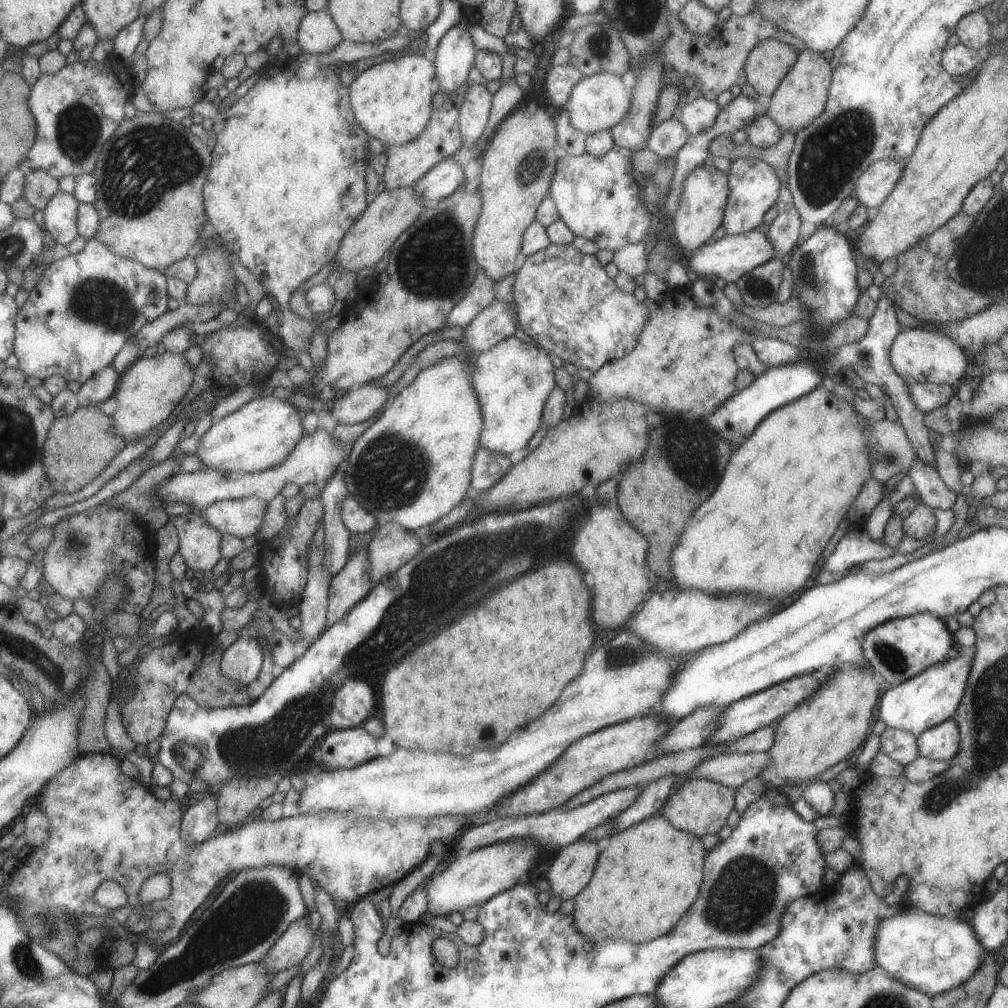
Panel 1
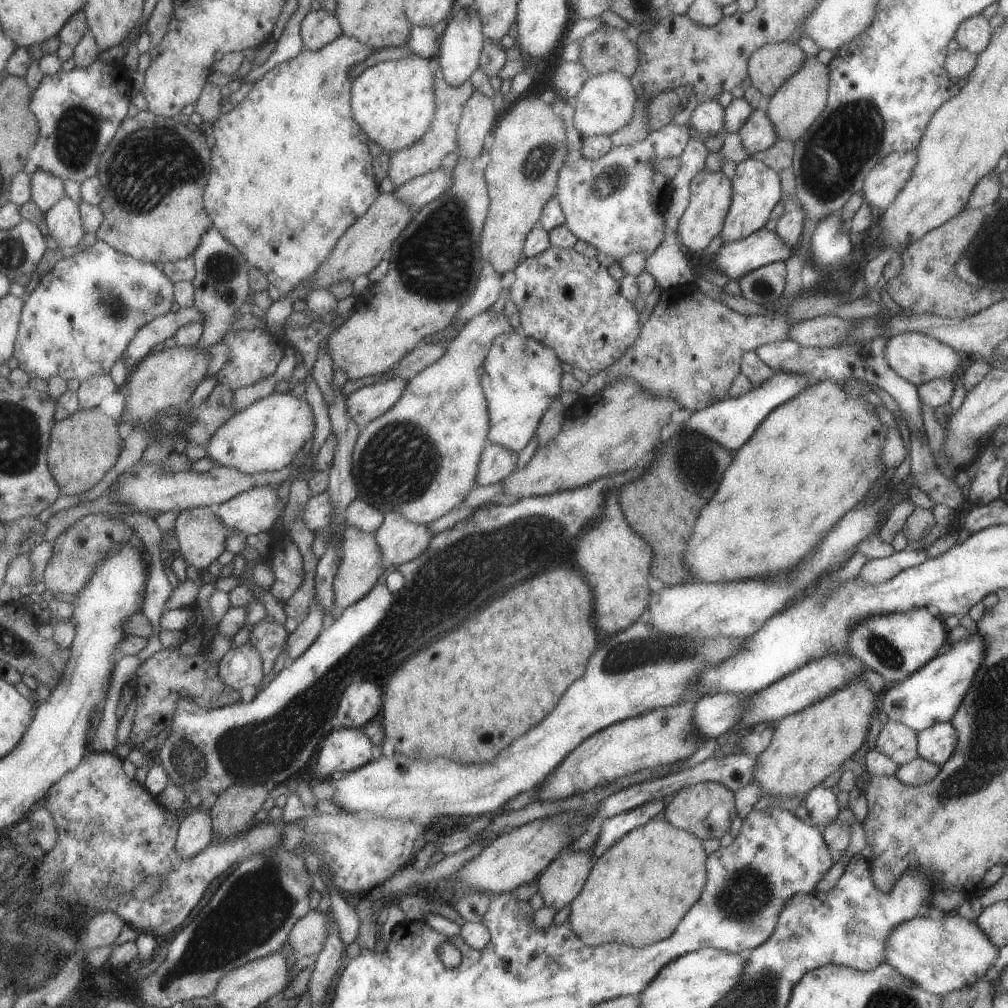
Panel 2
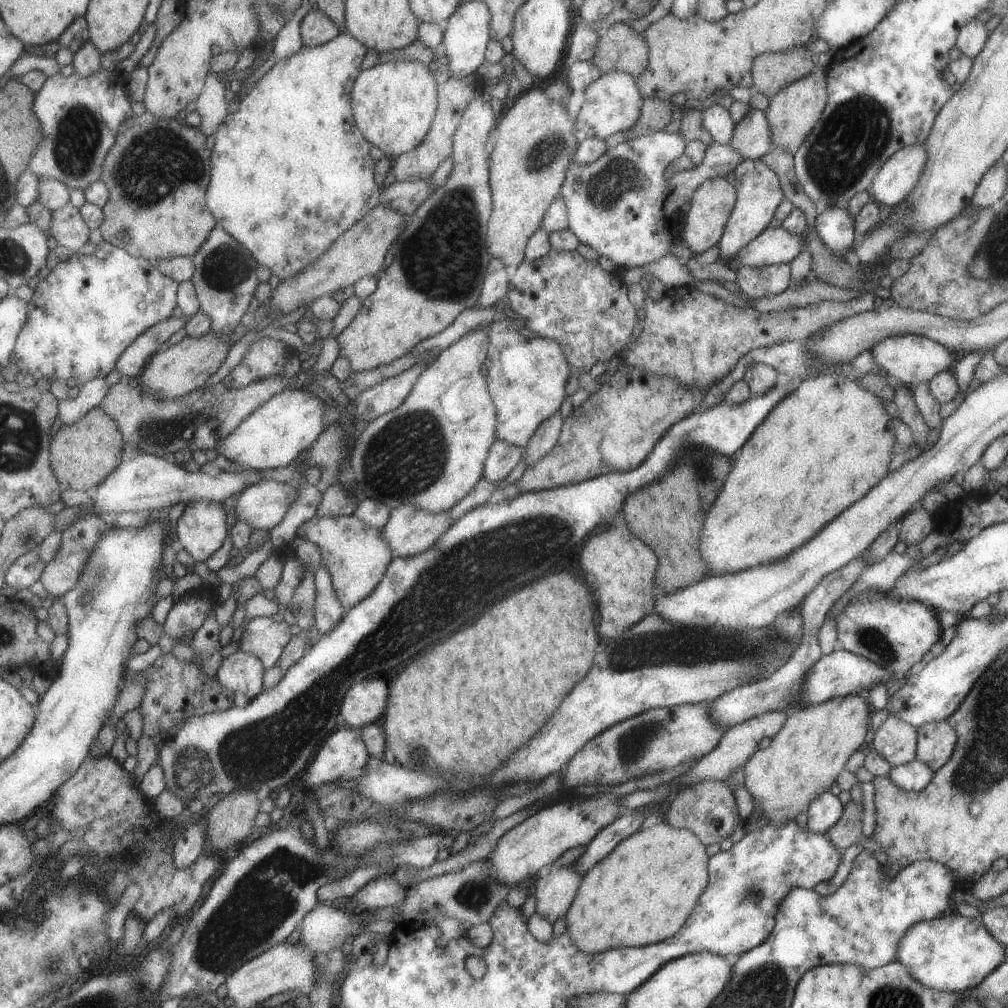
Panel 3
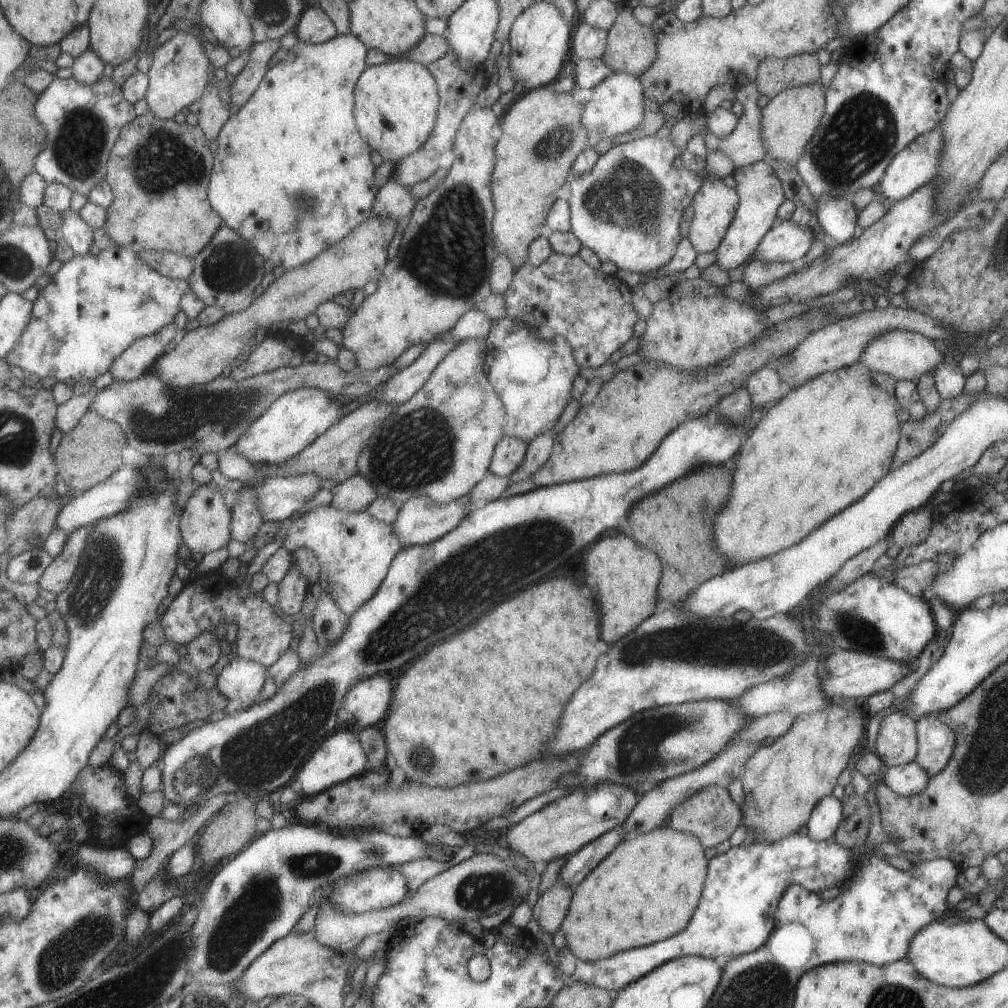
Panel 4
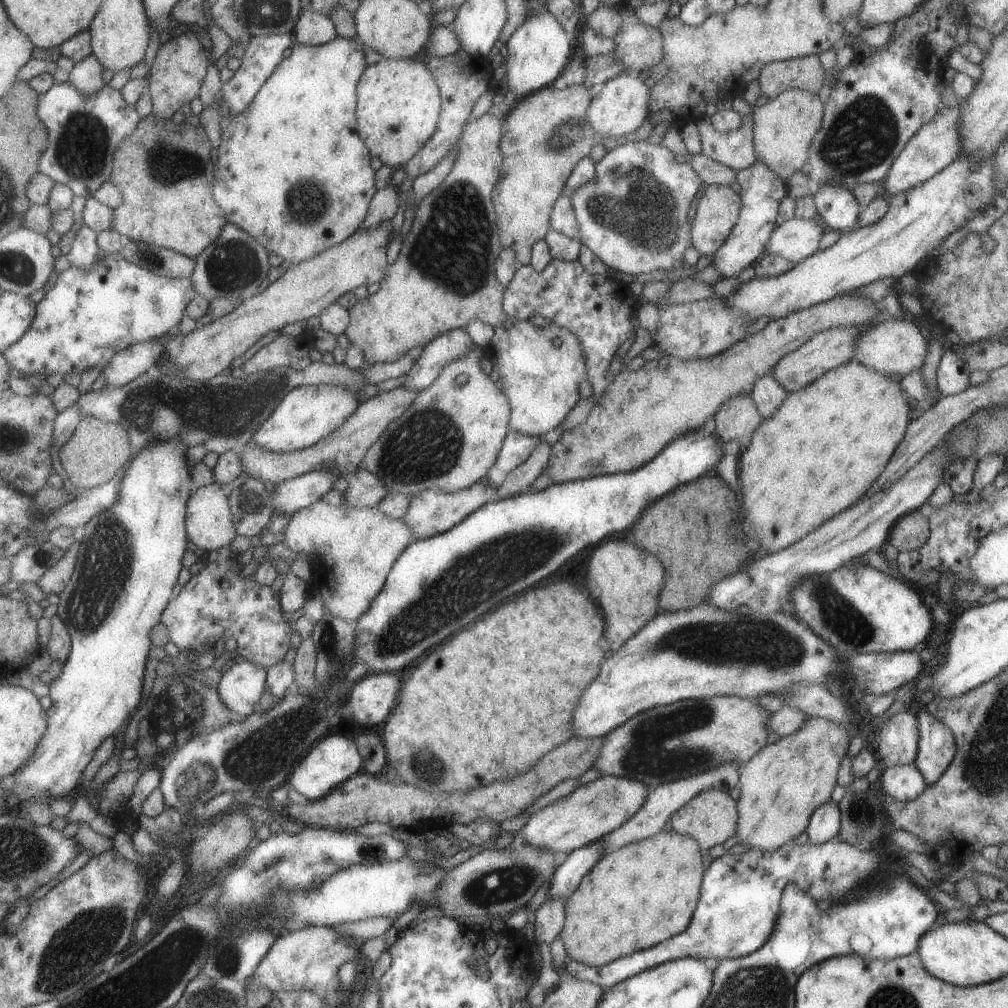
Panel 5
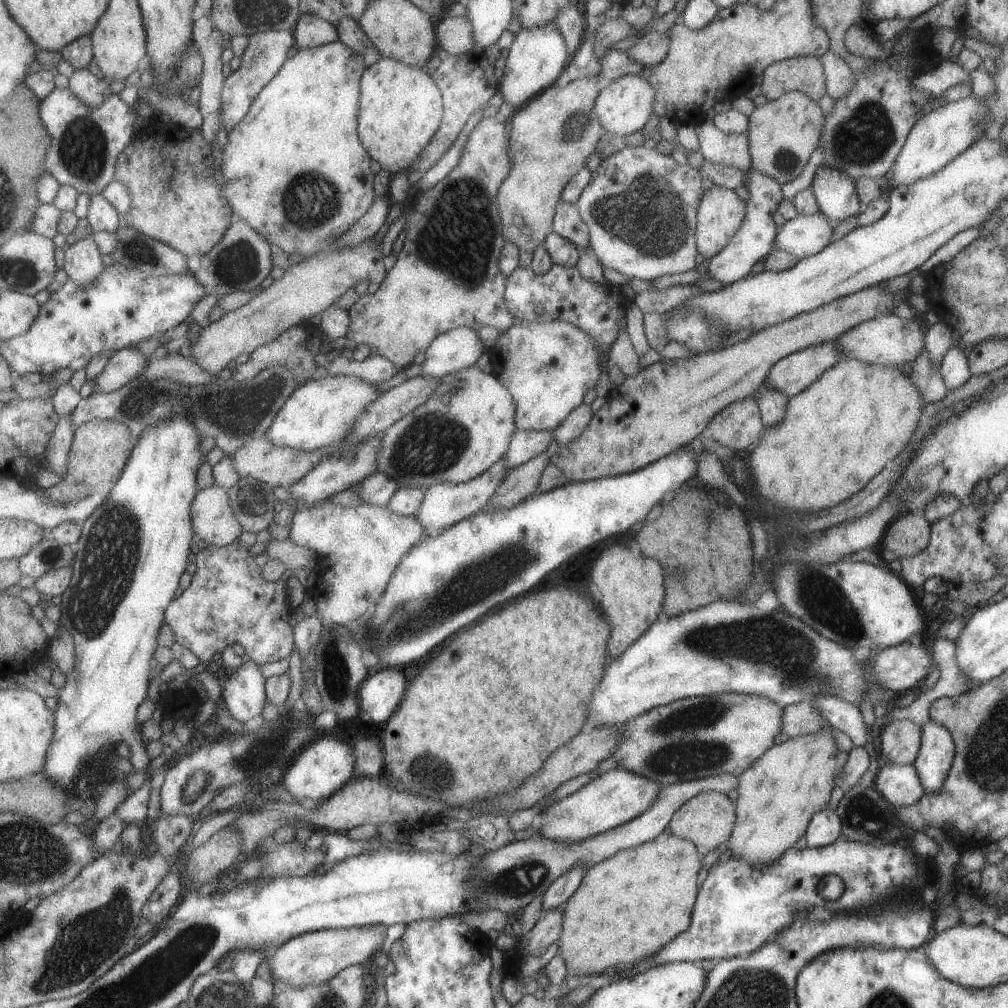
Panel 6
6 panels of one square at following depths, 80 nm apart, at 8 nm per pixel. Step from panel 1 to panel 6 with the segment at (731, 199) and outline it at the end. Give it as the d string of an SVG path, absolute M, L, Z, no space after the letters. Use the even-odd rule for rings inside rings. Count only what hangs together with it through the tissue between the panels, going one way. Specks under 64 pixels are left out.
M751 168L745 172L745 184L743 186L749 194L749 198L745 200L747 202L745 202L743 222L735 234L731 236L727 245L709 259L709 264L707 264L709 277L721 282L722 285L729 285L748 277L753 265L763 261L774 248L773 240L777 234L772 215L777 211L777 206L782 200L781 184L775 178L761 174L759 170Z

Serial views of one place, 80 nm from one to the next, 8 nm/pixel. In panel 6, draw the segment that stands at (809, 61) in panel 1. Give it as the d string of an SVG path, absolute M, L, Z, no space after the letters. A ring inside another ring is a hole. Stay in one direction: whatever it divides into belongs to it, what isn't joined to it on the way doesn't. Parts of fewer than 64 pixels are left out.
M788 91L776 100L755 108L749 117L747 139L751 167L785 184L801 174L810 154L817 149L824 116L817 102L800 91Z

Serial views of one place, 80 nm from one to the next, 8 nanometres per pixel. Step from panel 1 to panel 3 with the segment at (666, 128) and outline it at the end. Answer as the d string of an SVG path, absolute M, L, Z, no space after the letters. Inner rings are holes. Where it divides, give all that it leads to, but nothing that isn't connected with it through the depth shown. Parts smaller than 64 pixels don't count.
M654 132L621 141L608 148L597 160L586 165L570 162L565 172L565 178L560 188L564 200L568 229L584 245L590 246L598 256L608 258L617 269L628 269L634 266L642 267L663 258L672 250L672 245L678 240L677 231L681 216L679 212L690 202L693 191L705 180L714 176L726 178L741 161L740 154L731 149L728 144L713 144L706 147L704 159L700 165L686 171L675 172L665 178L663 172L672 160L684 153L685 142L679 133Z

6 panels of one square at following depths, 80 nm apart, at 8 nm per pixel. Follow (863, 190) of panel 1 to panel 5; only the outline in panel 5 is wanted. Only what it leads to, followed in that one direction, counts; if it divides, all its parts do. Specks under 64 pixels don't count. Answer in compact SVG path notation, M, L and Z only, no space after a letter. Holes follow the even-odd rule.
M957 104L951 108L943 107L939 114L933 116L933 120L923 124L911 139L907 140L903 150L893 160L885 178L885 192L891 196L926 182L954 162L959 157L959 152L961 152L961 142L959 142L959 105Z

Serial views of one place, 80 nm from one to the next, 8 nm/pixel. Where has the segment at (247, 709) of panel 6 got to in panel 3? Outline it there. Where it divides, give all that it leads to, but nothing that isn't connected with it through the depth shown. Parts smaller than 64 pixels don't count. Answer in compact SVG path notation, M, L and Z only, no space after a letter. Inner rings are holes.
M237 650L221 660L214 676L224 689L233 694L241 692L250 701L263 690L263 671L262 662L256 656Z

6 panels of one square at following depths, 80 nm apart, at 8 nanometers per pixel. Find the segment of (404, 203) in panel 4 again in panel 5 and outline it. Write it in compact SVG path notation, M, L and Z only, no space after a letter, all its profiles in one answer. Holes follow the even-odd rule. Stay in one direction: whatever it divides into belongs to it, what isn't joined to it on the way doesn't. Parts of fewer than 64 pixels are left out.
M391 183L380 190L376 190L370 201L368 214L363 218L359 228L373 228L387 220L391 220L399 206L399 188Z

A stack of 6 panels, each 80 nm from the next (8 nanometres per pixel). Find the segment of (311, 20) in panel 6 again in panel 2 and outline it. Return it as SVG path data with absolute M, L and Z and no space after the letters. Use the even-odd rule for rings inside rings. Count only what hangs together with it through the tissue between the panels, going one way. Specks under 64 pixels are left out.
M323 9L309 10L300 22L300 37L307 50L317 50L341 36L338 20Z

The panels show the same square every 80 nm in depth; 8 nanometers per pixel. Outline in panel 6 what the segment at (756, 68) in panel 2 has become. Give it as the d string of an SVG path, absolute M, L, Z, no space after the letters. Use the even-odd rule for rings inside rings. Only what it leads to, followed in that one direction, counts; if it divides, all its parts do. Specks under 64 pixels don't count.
M805 56L769 64L762 73L761 95L773 101L788 91L800 91L813 102L826 93L821 62L817 57Z

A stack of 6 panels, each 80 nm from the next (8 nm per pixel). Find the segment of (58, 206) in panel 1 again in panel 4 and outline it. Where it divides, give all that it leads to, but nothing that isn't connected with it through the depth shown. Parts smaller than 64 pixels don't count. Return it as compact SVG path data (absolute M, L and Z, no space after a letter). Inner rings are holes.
M67 208L62 214L62 224L57 228L57 239L61 247L73 252L73 256L89 254L89 248L94 243L93 230L81 220L79 214Z

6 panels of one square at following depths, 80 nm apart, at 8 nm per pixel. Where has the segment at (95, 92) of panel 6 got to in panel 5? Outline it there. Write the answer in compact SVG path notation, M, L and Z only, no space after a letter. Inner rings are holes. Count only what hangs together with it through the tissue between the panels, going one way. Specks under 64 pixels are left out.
M93 54L85 56L83 60L75 62L71 72L69 72L68 82L75 86L83 94L95 94L104 84L101 80L101 72L104 69Z

